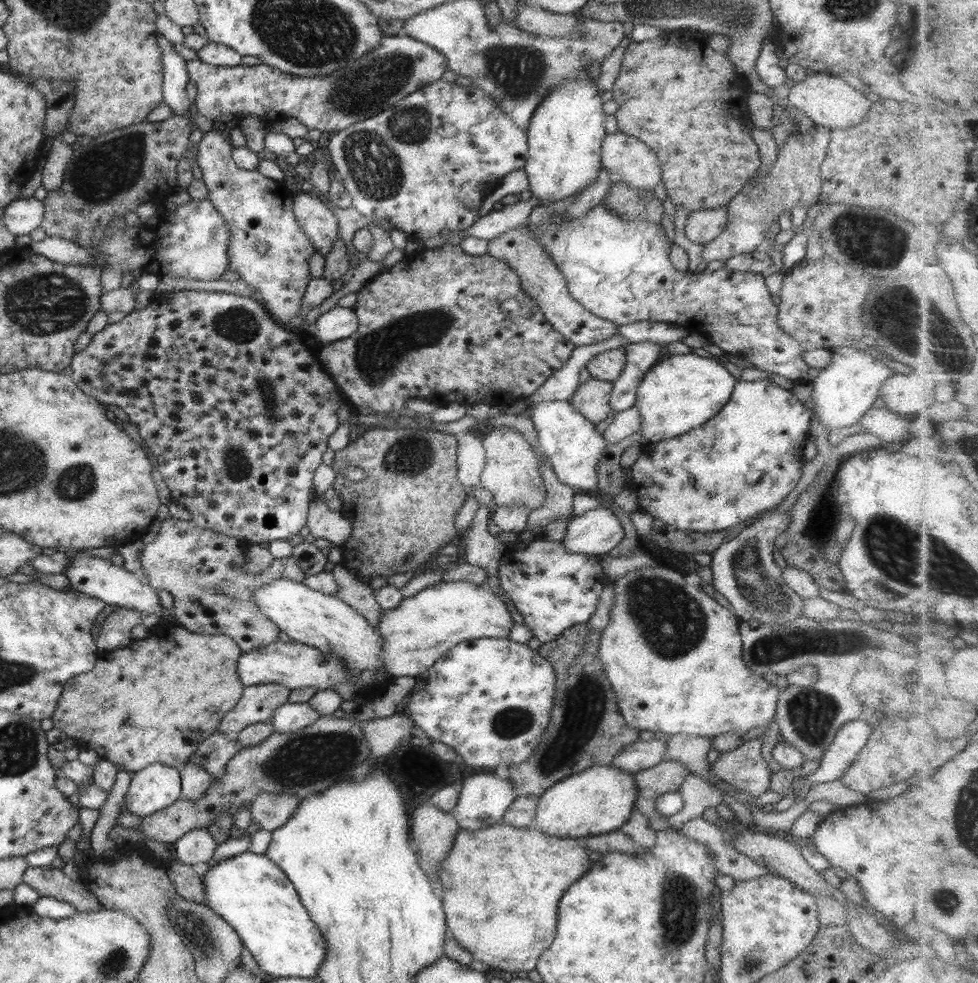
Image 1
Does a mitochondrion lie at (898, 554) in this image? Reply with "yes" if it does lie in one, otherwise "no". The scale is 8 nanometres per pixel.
yes

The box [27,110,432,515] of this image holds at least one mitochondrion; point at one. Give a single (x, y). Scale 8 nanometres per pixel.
(99, 175)

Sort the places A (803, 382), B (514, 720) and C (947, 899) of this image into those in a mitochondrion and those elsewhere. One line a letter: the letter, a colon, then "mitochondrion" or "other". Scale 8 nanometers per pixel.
A: other
B: mitochondrion
C: mitochondrion

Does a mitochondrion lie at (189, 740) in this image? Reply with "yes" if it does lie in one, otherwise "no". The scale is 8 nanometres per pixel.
no

